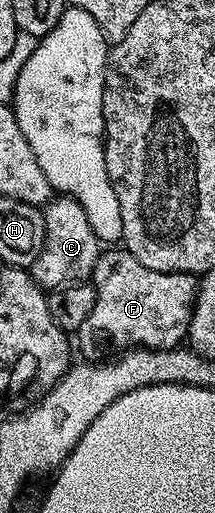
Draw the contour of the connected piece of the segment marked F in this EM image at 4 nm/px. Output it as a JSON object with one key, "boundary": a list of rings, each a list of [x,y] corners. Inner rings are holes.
{"boundary":[[[130,249],[106,250],[99,254],[92,276],[96,305],[92,305],[92,313],[77,324],[77,350],[79,347],[87,360],[106,361],[136,347],[159,351],[179,346],[190,334],[199,280],[182,271],[169,275],[158,271],[157,266],[145,267]]]}

